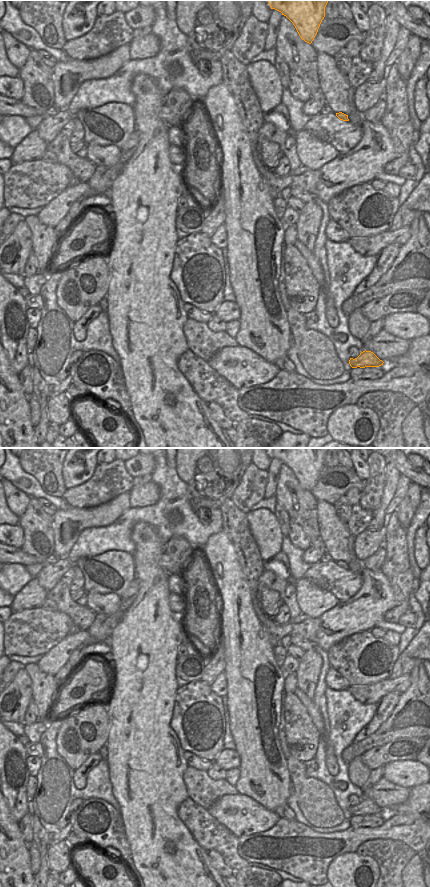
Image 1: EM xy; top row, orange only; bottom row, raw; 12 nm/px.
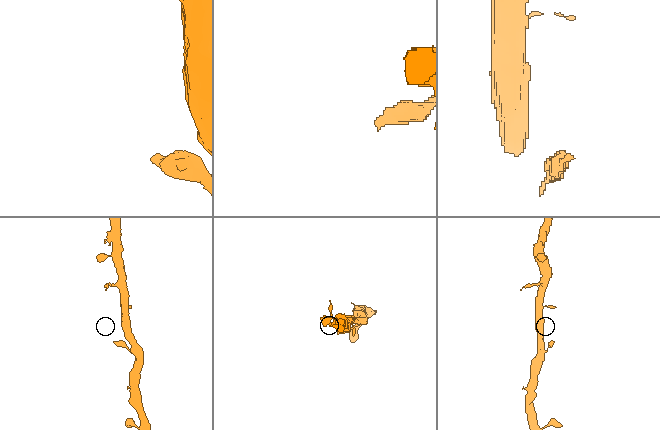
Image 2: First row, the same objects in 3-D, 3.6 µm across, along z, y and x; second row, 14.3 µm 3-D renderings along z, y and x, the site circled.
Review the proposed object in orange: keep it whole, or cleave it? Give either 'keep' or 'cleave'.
keep

